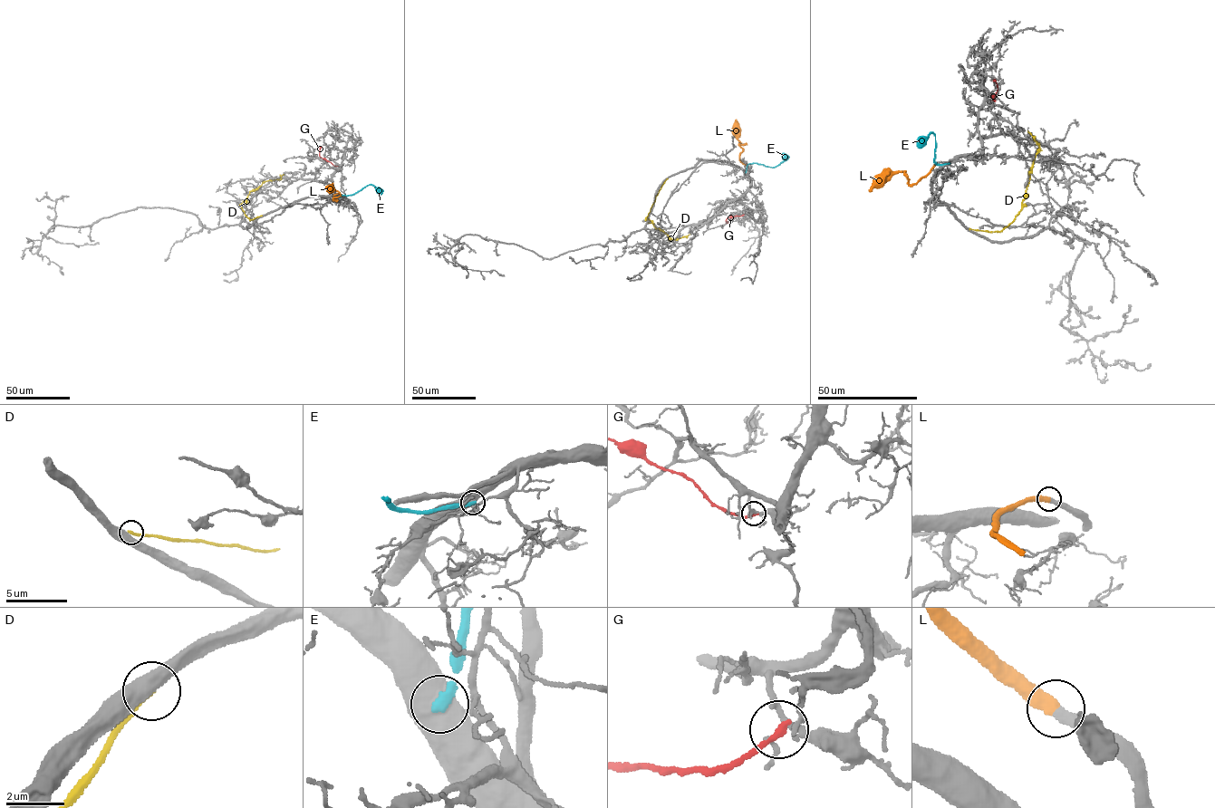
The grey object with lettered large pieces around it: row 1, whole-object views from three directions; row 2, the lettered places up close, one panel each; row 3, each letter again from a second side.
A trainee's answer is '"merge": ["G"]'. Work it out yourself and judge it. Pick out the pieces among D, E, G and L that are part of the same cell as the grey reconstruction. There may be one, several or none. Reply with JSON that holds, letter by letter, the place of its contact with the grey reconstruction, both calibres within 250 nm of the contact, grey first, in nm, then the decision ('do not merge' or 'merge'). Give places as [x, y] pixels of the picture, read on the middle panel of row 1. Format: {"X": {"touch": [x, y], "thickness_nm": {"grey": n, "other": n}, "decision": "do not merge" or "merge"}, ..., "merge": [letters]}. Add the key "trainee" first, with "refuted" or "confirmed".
{"trainee": "refuted", "D": {"touch": [667, 178], "thickness_nm": {"grey": 550, "other": 240}, "decision": "do not merge"}, "E": {"touch": [745, 172], "thickness_nm": {"grey": 850, "other": 360}, "decision": "do not merge"}, "G": {"touch": [744, 214], "thickness_nm": {"grey": 190, "other": 240}, "decision": "do not merge"}, "L": {"touch": [745, 165], "thickness_nm": {"grey": 360, "other": 460}, "decision": "merge"}, "merge": ["L"]}

